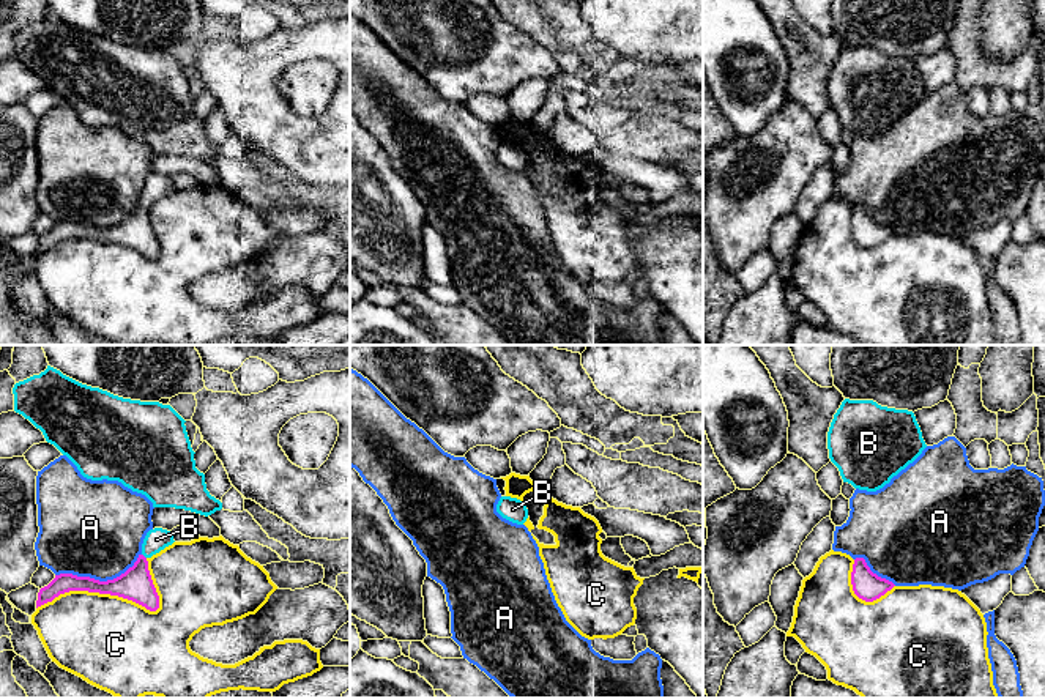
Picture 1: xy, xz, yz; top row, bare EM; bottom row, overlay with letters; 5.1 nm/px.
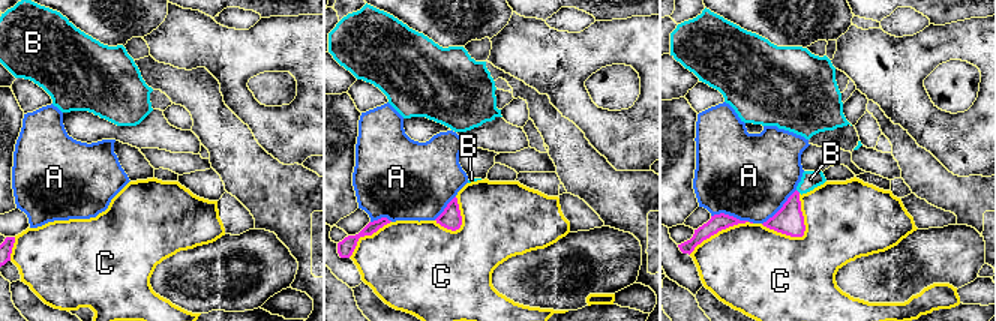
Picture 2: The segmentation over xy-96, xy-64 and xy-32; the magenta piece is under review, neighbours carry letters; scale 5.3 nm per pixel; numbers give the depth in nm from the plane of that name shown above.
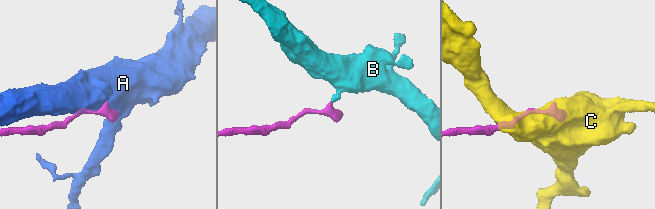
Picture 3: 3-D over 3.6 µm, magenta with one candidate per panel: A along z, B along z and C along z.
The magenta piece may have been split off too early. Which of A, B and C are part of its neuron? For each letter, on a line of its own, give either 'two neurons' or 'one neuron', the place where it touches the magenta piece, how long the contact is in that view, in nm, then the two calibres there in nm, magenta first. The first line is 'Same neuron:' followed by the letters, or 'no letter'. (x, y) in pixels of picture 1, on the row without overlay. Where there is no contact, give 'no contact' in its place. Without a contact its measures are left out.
Same neuron: B
A: two neurons; meets magenta in xy at (98, 227); contact 460 nm long; 170 nm thick on the magenta side, 480 nm on the other
B: one neuron; meets magenta in xy at (144, 204); contact 40 nm long; 170 nm thick on the magenta side, 120 nm on the other
C: two neurons; meets magenta in xy at (103, 240); contact 650 nm long; 170 nm thick on the magenta side, 460 nm on the other

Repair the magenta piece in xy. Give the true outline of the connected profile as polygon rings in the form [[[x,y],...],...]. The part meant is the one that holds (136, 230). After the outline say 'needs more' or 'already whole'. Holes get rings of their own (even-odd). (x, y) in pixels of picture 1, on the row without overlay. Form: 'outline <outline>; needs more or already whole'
outline [[[162,175],[150,176],[142,191],[142,200],[132,214],[113,227],[99,228],[90,224],[77,224],[73,221],[60,221],[38,239],[36,255],[52,249],[60,241],[69,238],[88,238],[99,241],[118,243],[132,247],[150,258],[159,255],[159,243],[153,232],[148,205],[159,200],[165,194],[172,192],[173,183],[170,178]]]; needs more

